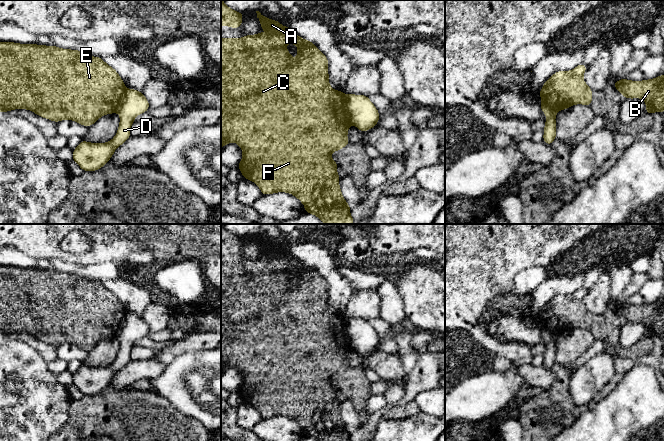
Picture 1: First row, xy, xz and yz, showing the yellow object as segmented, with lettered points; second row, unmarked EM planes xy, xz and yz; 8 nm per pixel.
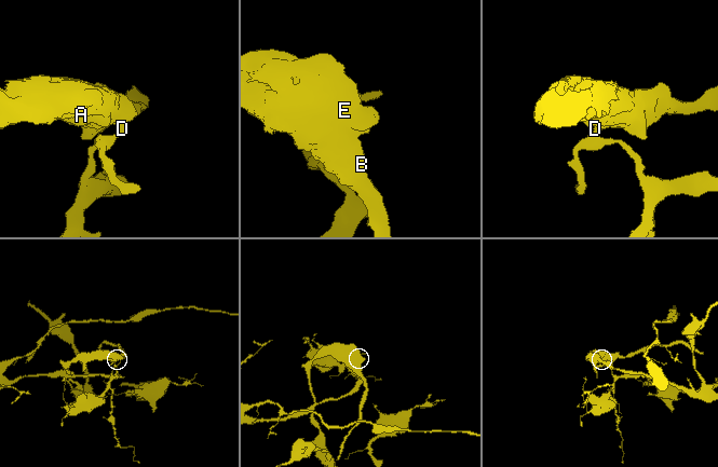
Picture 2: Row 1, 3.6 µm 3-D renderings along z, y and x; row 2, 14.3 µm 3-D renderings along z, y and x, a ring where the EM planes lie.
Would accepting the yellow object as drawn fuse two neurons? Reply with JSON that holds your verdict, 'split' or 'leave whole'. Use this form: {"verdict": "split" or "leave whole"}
{"verdict": "split"}

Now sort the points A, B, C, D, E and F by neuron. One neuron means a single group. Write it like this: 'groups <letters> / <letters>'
groups A B C E F / D

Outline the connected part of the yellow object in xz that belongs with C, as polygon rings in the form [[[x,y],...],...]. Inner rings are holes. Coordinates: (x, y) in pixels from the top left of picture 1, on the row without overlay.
[[[256,235],[257,242],[261,246],[261,253],[274,254],[274,258],[245,259],[244,262],[221,262],[221,372],[228,367],[236,366],[242,373],[243,382],[238,392],[244,400],[257,408],[263,419],[273,418],[276,416],[287,416],[298,422],[305,430],[305,435],[317,441],[351,441],[350,430],[342,420],[339,403],[336,396],[337,385],[333,385],[331,377],[349,369],[347,356],[350,351],[350,345],[344,334],[345,319],[343,316],[333,314],[328,305],[328,283],[326,280],[311,266],[304,264],[294,258],[286,249],[284,252],[279,245],[271,244],[262,240]],[[292,267],[298,271],[297,282],[294,284],[286,273],[286,268]]]

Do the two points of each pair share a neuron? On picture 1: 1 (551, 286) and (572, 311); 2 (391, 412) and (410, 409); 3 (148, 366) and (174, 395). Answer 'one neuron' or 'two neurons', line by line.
1: two neurons
2: one neuron
3: two neurons

